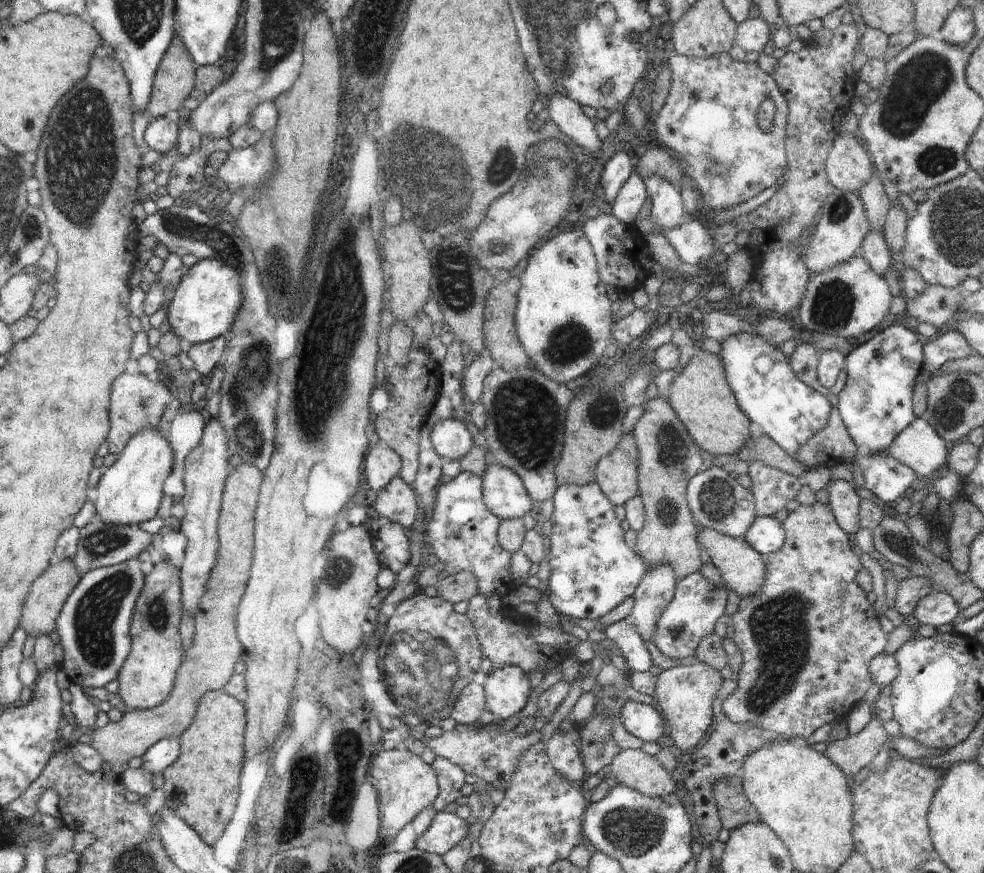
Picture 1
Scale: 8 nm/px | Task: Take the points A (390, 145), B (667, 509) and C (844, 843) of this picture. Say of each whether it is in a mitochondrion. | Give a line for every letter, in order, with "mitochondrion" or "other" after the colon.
A: mitochondrion
B: mitochondrion
C: other

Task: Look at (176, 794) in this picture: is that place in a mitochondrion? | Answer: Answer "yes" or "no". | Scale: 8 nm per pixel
no

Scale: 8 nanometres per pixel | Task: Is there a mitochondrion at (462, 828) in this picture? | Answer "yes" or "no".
no

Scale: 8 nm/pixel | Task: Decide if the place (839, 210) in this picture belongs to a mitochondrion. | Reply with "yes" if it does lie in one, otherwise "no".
yes

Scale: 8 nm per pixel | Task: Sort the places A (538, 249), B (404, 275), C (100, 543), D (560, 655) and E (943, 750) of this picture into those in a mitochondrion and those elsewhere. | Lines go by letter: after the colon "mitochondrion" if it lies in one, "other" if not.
A: other
B: other
C: mitochondrion
D: other
E: other

